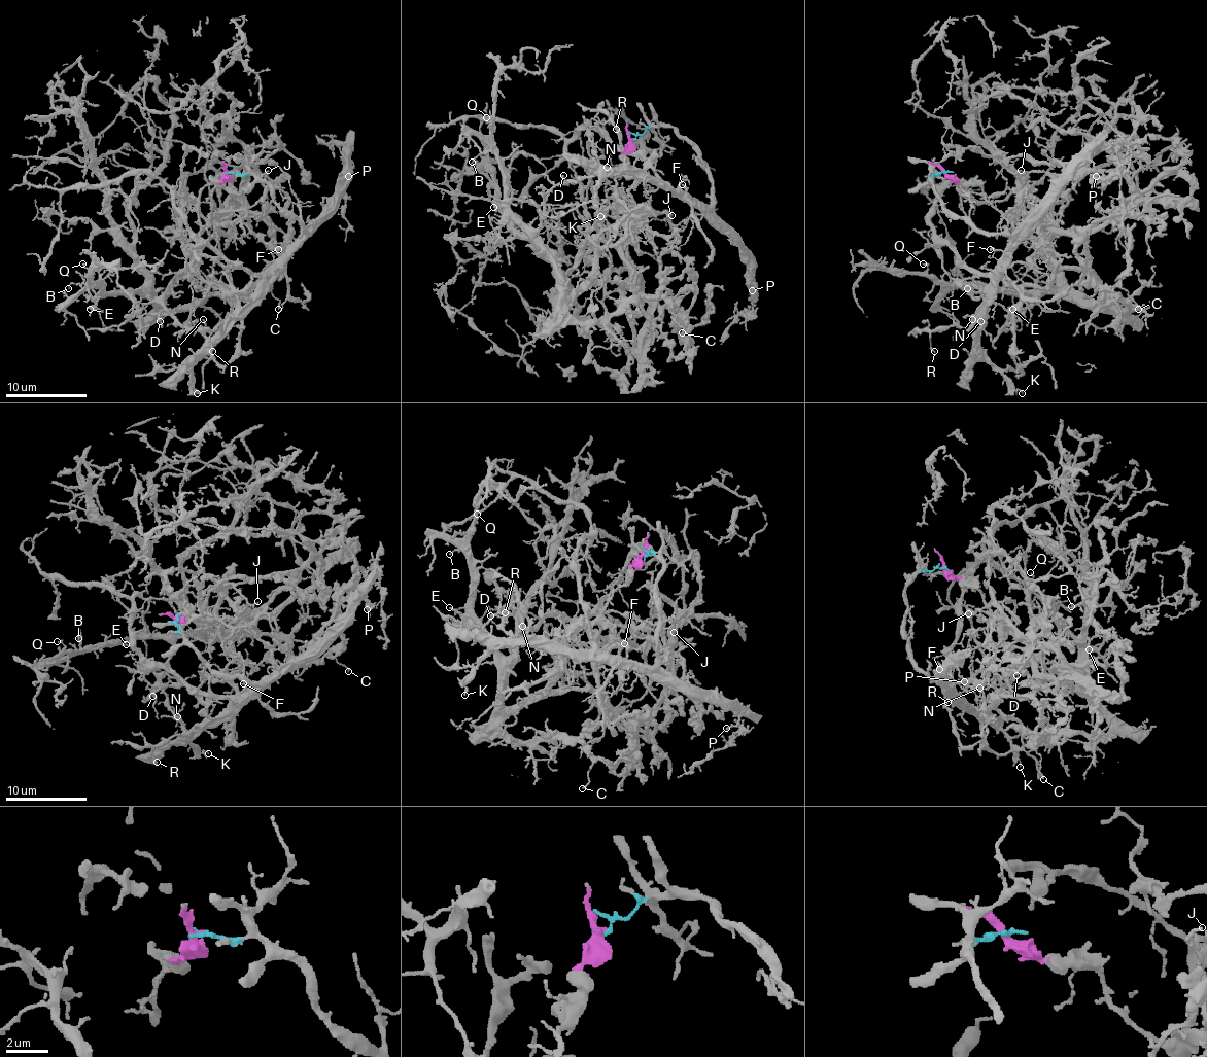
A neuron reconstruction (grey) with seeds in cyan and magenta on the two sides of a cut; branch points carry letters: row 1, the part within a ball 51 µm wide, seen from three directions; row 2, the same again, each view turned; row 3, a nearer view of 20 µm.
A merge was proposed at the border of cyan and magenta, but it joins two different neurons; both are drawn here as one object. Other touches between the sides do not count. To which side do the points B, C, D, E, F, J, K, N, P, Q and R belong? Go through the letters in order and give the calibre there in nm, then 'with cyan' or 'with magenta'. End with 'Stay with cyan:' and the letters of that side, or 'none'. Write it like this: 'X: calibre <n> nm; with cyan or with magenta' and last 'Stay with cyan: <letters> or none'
B: calibre 110 nm; with magenta
C: calibre 160 nm; with magenta
D: calibre 170 nm; with cyan
E: calibre 150 nm; with magenta
F: calibre 200 nm; with cyan
J: calibre 150 nm; with magenta
K: calibre 100 nm; with cyan
N: calibre 130 nm; with cyan
P: calibre 150 nm; with cyan
Q: calibre 150 nm; with magenta
R: calibre 170 nm; with cyan
Stay with cyan: D, F, K, N, P, R

